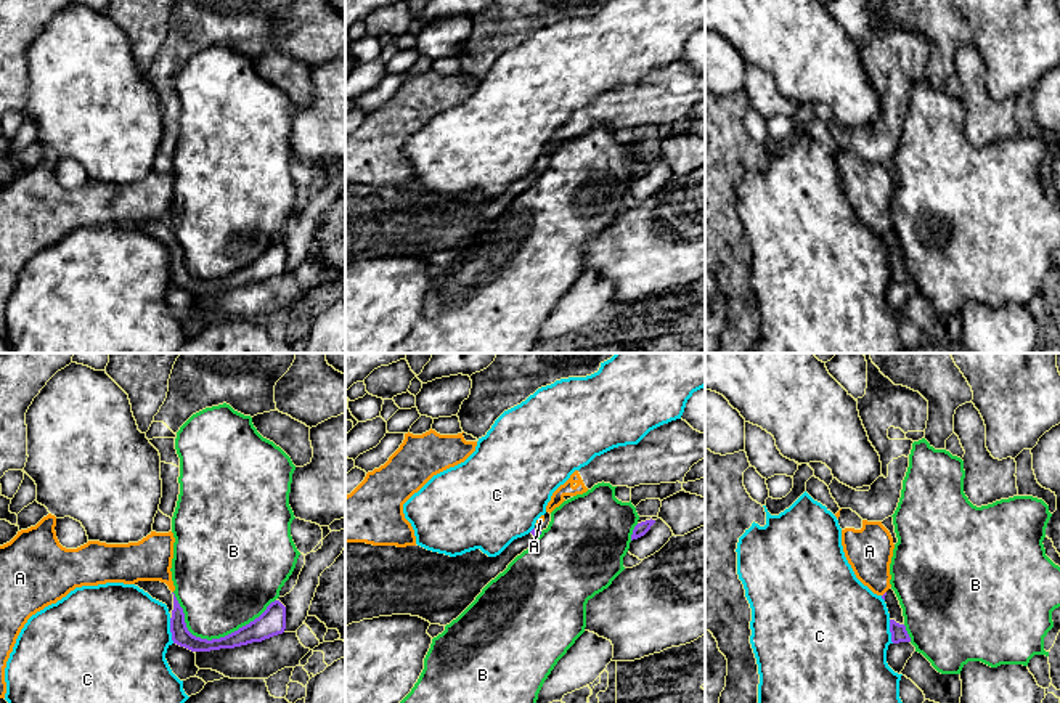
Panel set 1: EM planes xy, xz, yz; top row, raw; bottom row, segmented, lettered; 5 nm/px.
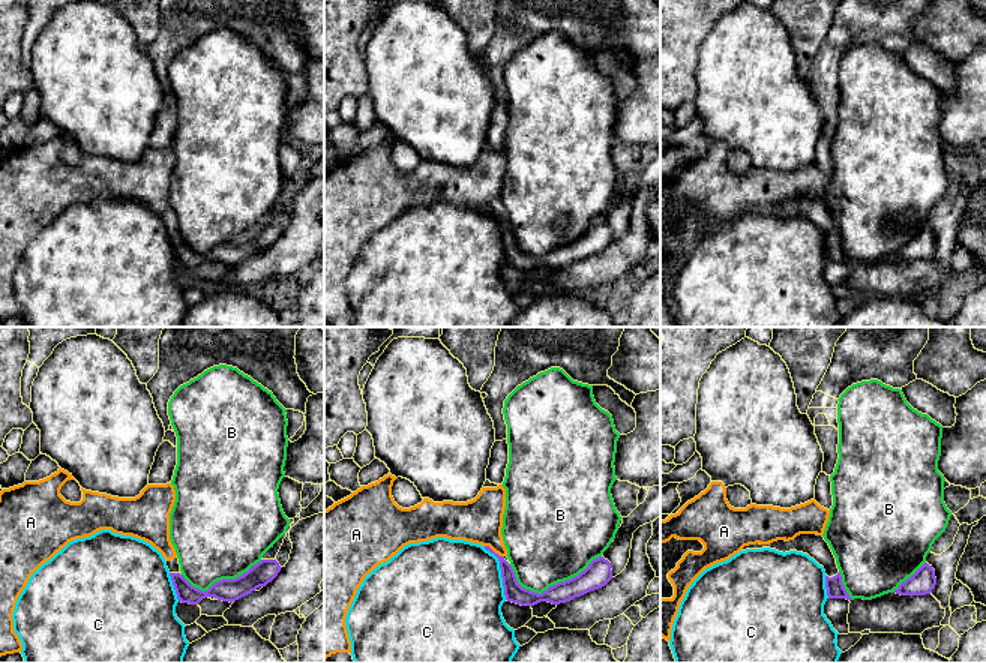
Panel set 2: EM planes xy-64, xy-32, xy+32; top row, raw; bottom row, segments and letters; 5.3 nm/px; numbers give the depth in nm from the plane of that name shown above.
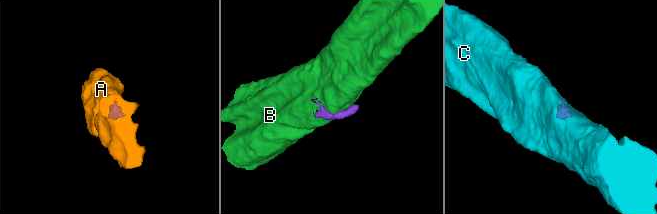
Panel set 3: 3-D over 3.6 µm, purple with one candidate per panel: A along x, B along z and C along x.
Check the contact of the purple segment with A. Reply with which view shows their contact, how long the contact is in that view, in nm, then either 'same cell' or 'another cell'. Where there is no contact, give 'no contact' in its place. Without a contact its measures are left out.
meets purple in yz; contact 40 nm long; another cell

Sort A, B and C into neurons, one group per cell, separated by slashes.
A / B / C

